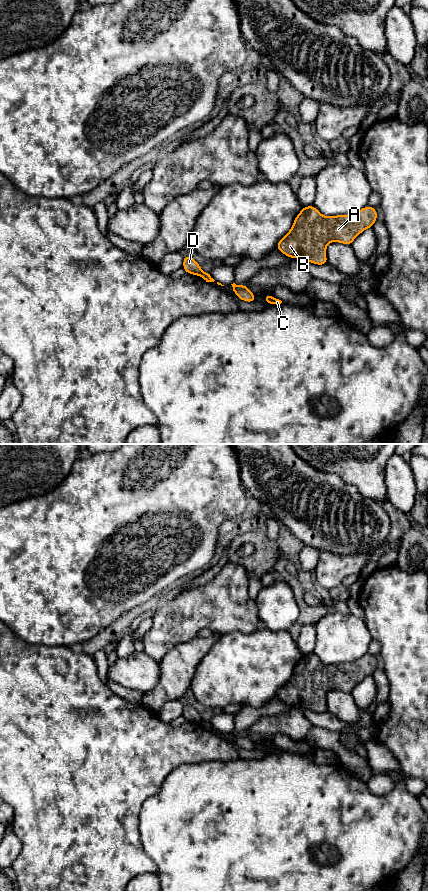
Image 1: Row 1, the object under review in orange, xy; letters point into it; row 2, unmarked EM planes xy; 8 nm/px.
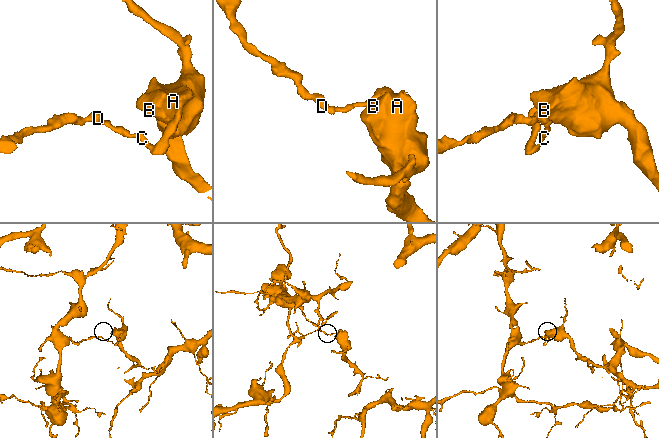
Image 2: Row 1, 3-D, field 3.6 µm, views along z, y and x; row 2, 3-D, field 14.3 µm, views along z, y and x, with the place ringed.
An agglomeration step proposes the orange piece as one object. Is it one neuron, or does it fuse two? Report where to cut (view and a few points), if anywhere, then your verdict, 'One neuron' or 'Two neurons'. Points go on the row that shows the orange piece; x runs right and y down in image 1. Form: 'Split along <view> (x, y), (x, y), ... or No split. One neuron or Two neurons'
Split along xy (202, 271), (199, 275). Two neurons

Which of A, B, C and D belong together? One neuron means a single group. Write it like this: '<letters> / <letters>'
A B C / D

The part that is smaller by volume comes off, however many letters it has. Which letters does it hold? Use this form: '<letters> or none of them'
A, B, C

